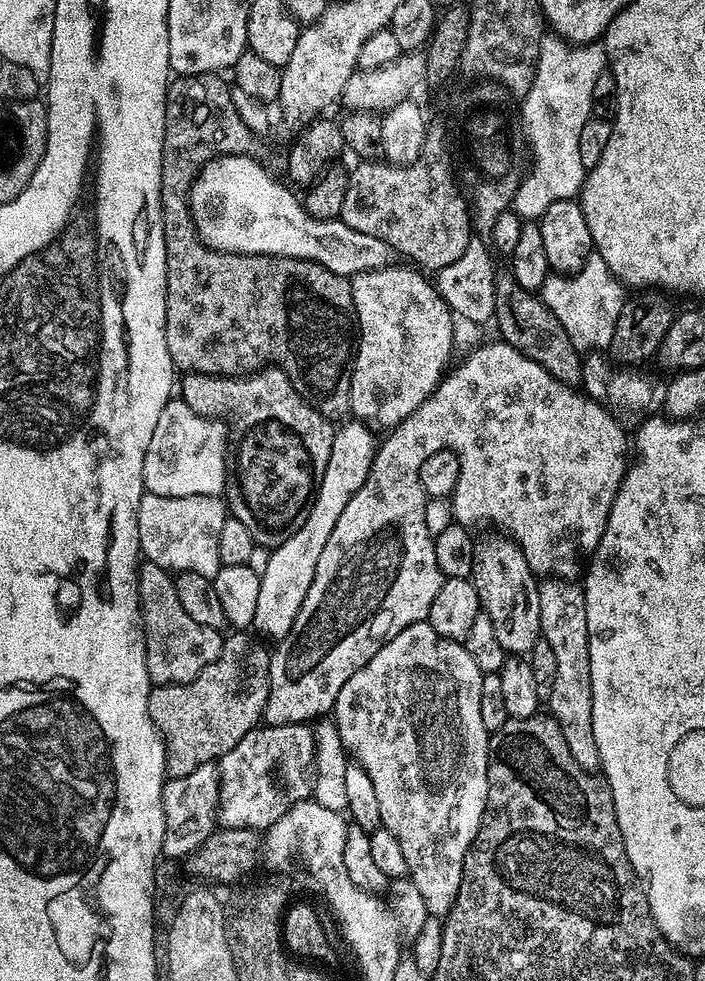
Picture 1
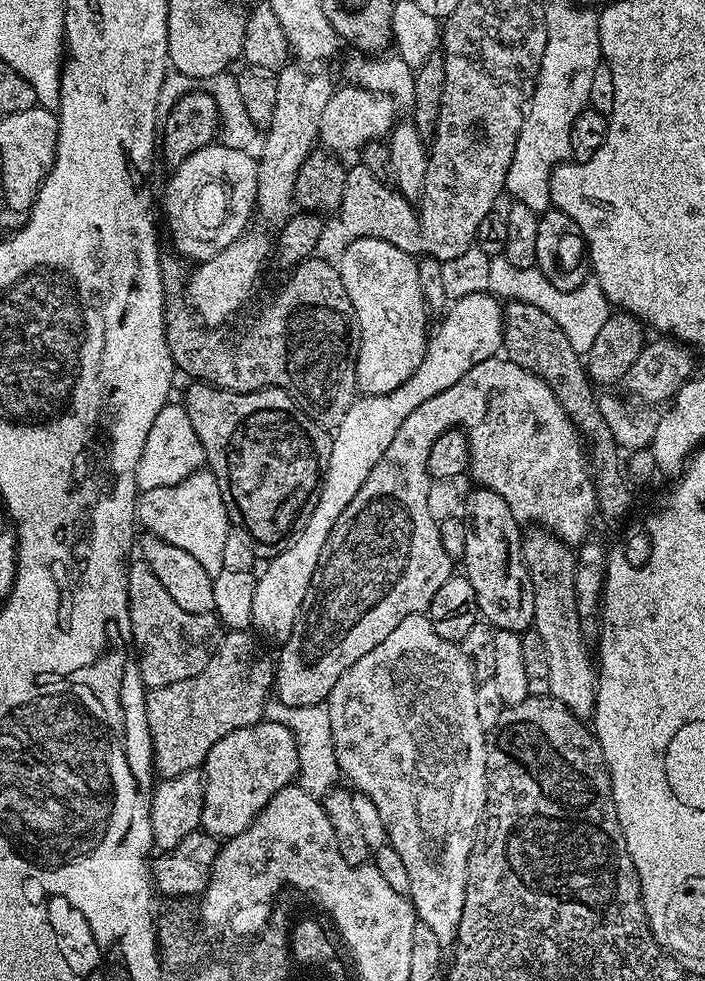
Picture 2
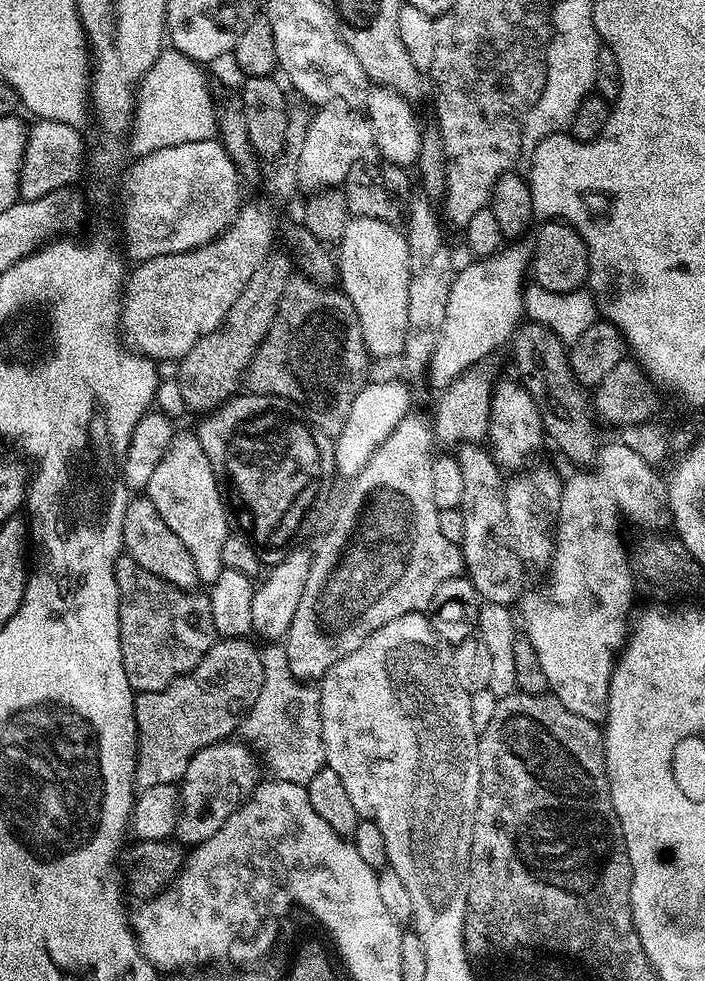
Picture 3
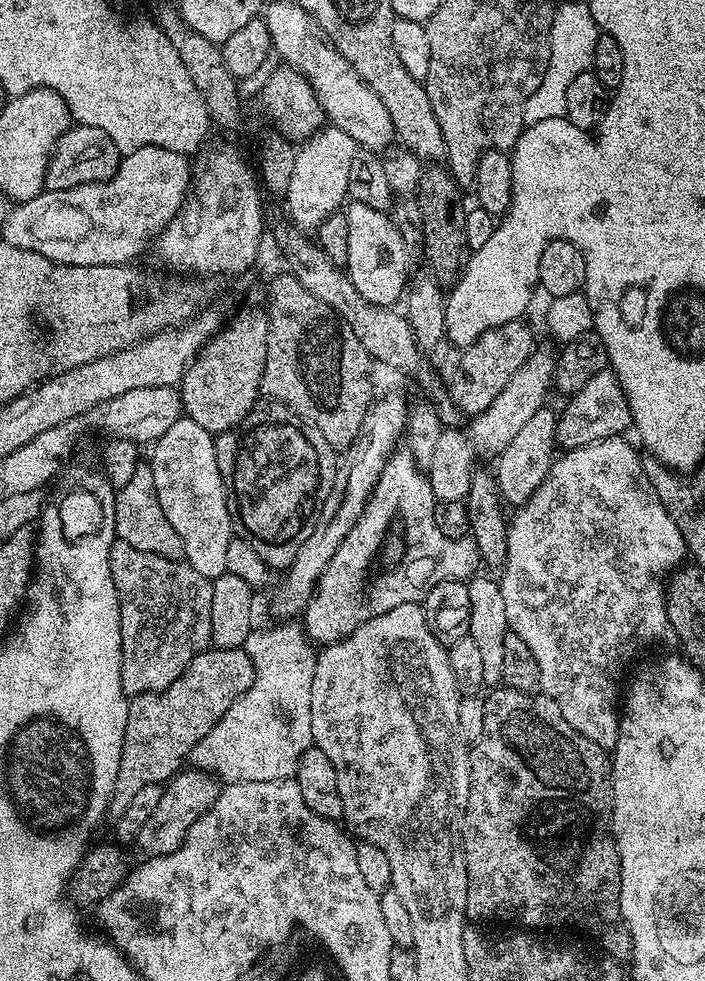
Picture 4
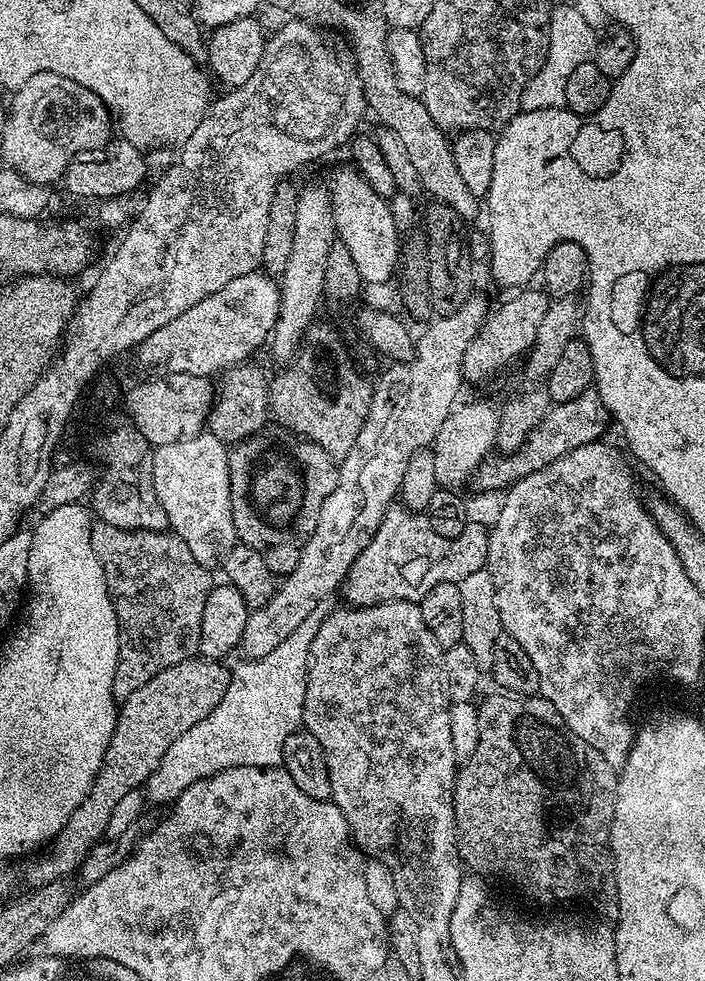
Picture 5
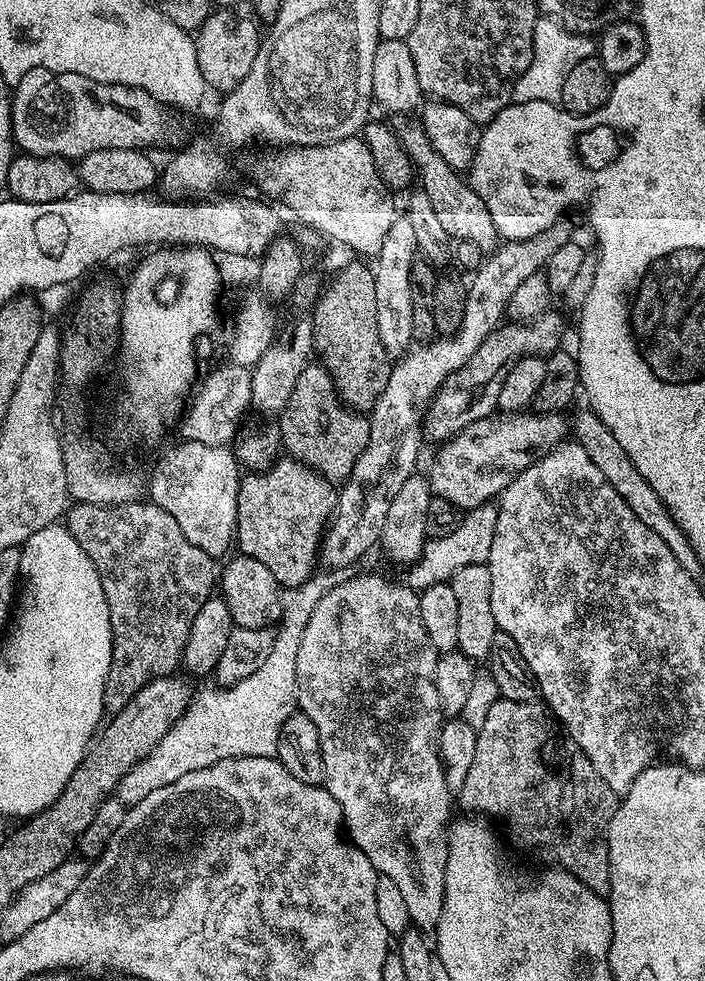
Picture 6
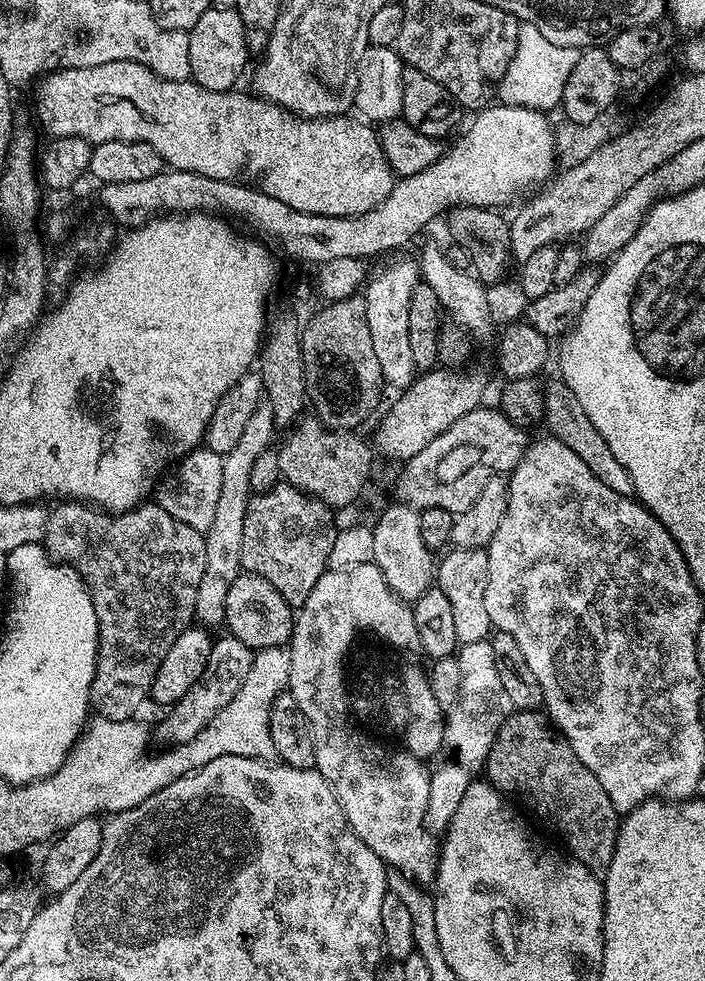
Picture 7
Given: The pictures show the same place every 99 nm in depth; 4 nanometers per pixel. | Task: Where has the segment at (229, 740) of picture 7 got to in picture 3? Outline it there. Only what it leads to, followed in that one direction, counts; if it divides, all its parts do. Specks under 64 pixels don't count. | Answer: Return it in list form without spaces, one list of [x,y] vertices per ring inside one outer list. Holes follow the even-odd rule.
[[[268,646],[262,652],[264,658],[264,681],[262,690],[258,690],[258,698],[249,712],[244,713],[244,719],[238,732],[253,749],[258,750],[263,767],[268,768],[273,777],[286,782],[308,785],[310,778],[318,774],[326,765],[324,762],[324,744],[322,738],[322,718],[320,717],[320,693],[311,683],[296,679],[290,670],[290,662],[286,658],[283,647]]]

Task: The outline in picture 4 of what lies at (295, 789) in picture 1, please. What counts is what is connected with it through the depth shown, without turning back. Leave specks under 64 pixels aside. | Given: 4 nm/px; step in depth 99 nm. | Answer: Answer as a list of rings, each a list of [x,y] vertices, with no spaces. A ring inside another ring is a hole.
[[[181,770],[163,785],[163,790],[158,810],[154,810],[154,814],[150,814],[146,826],[142,826],[142,830],[138,830],[134,841],[134,847],[136,847],[141,861],[155,856],[168,856],[178,846],[182,846],[190,826],[194,826],[194,822],[198,822],[198,818],[202,818],[202,814],[206,814],[206,810],[210,810],[210,806],[214,806],[221,785],[216,777],[208,772]]]

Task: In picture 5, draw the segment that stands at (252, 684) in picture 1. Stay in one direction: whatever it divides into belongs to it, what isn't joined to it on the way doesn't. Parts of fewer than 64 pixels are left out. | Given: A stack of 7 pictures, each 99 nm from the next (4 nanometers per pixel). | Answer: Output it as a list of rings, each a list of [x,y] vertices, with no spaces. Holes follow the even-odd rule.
[[[183,660],[178,662],[178,666],[162,670],[162,674],[154,674],[146,686],[138,686],[130,698],[122,701],[114,734],[104,755],[104,764],[92,783],[88,797],[82,806],[78,806],[78,810],[74,810],[74,814],[70,814],[66,824],[47,847],[27,861],[29,864],[24,868],[24,880],[29,884],[29,889],[35,890],[55,880],[71,877],[72,871],[75,873],[81,869],[87,852],[105,839],[106,822],[110,822],[110,814],[114,806],[118,806],[122,794],[130,794],[132,788],[143,789],[150,774],[158,770],[158,764],[172,743],[182,738],[190,726],[202,722],[202,718],[206,718],[206,714],[210,714],[210,710],[222,702],[230,679],[224,667],[218,660]]]

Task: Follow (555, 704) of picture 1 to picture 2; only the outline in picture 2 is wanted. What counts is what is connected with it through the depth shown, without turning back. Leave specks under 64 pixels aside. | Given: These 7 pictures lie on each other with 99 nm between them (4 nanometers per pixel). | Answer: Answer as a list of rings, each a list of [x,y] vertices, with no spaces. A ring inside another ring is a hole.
[[[540,534],[544,536],[525,535],[522,540],[524,550],[524,565],[530,574],[530,582],[534,586],[534,630],[546,645],[546,659],[550,665],[550,694],[562,706],[566,706],[582,721],[593,719],[596,711],[596,677],[597,669],[594,660],[588,657],[588,648],[584,645],[584,632],[580,629],[582,617],[576,605],[576,569],[577,557],[573,549],[563,544],[557,536]]]

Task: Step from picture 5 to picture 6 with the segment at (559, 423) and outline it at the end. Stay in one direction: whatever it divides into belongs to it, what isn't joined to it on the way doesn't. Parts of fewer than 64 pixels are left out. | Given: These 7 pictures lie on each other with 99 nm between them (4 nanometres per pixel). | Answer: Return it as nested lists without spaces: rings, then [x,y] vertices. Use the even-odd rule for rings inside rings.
[[[525,410],[511,414],[493,414],[462,429],[457,436],[439,445],[432,465],[426,469],[432,495],[454,502],[462,510],[495,501],[500,493],[534,462],[565,443],[570,424],[560,412]]]

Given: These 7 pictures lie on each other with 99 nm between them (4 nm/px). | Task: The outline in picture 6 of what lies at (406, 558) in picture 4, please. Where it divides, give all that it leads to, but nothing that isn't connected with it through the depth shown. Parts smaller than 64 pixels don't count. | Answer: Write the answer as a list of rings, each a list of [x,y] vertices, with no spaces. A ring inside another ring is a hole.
[[[489,502],[469,508],[460,517],[458,530],[454,534],[446,534],[442,538],[431,538],[425,543],[424,553],[407,569],[406,583],[409,588],[423,590],[435,584],[446,584],[451,581],[462,566],[487,564],[490,558],[490,546],[494,542],[494,526],[498,526],[497,505]]]

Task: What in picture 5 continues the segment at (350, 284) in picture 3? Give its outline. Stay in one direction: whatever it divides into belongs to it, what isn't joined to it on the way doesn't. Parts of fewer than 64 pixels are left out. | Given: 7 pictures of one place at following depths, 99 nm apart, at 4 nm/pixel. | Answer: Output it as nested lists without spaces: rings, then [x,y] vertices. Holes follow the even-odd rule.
[[[355,167],[340,168],[326,184],[332,194],[332,209],[336,223],[336,235],[346,242],[346,250],[350,250],[354,263],[358,265],[358,274],[365,285],[384,284],[395,277],[400,262],[400,245],[402,233],[394,226],[392,205],[384,196],[374,194],[370,190],[370,182],[362,178]]]

